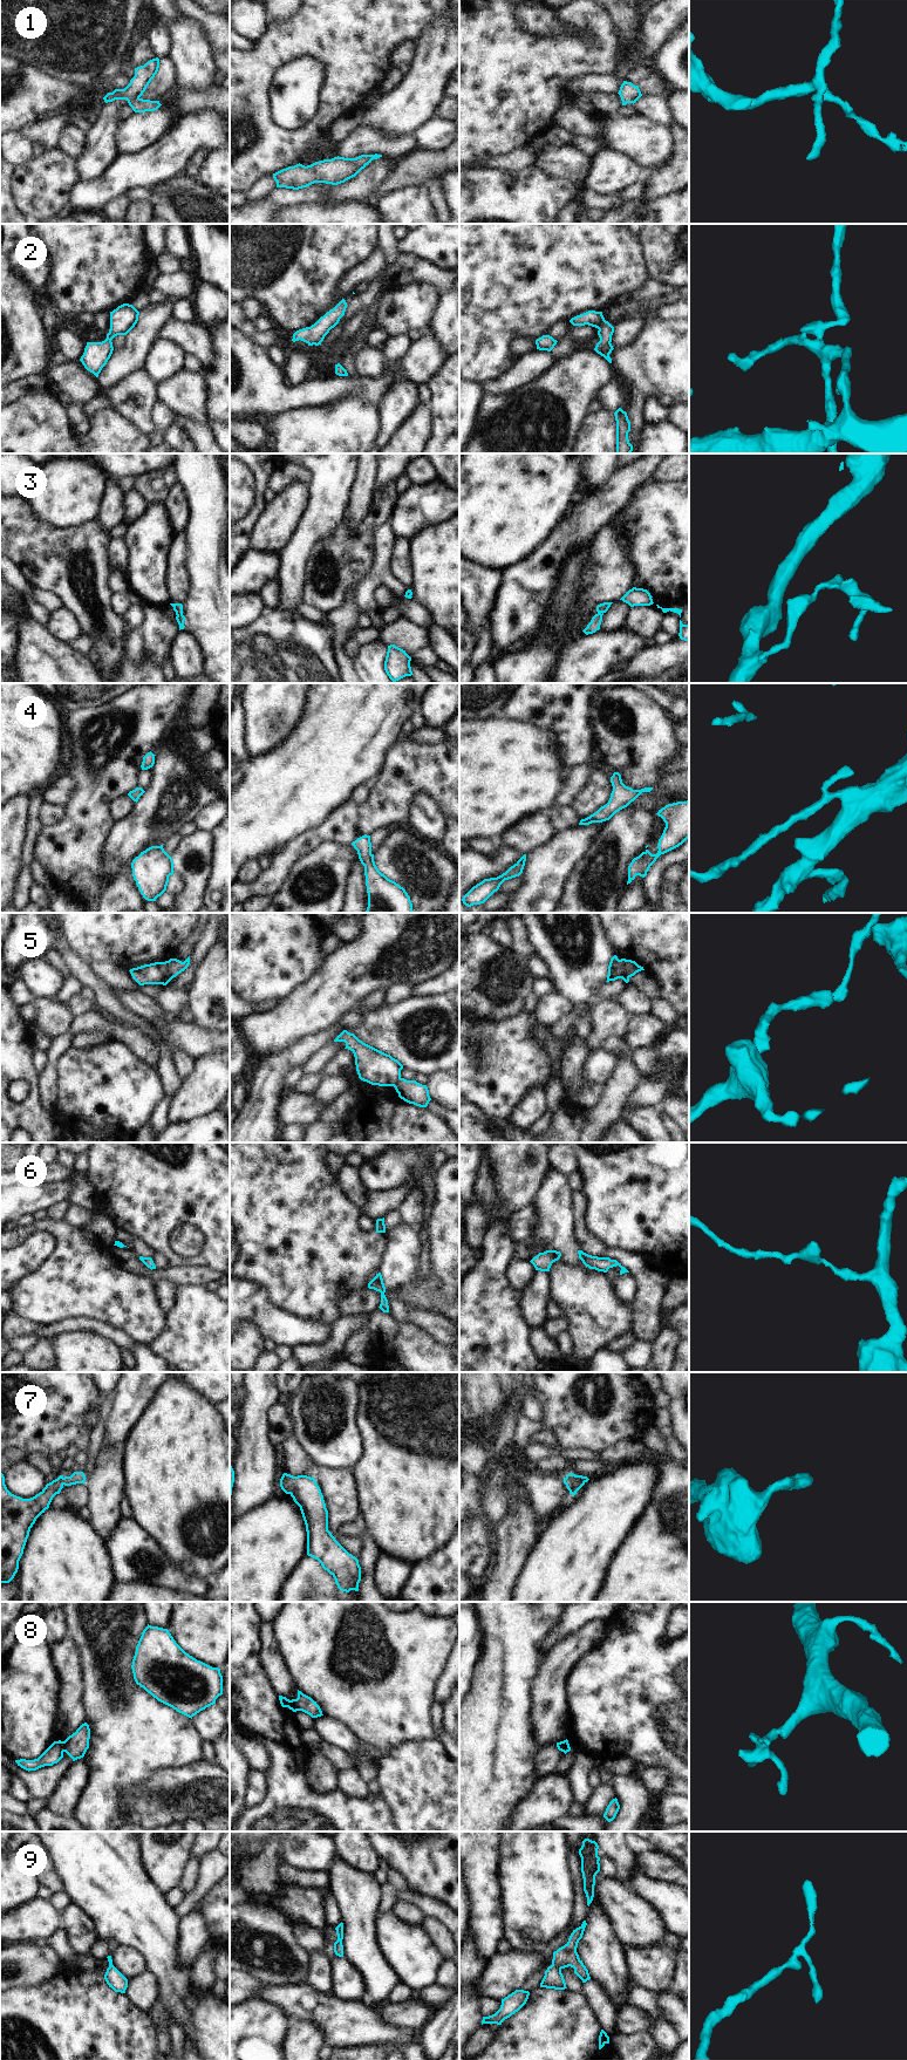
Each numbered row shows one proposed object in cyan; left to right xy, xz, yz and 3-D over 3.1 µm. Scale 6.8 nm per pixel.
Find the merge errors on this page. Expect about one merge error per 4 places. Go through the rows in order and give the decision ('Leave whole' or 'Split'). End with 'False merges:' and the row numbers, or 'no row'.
1: Leave whole
2: Leave whole
3: Leave whole
4: Leave whole
5: Split
6: Leave whole
7: Leave whole
8: Split
9: Leave whole
False merges: 5, 8.

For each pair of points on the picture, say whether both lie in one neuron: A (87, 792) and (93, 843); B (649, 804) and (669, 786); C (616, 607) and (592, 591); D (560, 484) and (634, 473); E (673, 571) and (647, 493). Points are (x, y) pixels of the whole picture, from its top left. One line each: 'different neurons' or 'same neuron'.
A: same neuron
B: same neuron
C: different neurons
D: different neurons
E: same neuron

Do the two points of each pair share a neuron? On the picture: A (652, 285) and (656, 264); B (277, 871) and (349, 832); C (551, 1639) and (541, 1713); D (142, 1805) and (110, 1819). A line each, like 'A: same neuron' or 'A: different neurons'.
A: different neurons
B: same neuron
C: different neurons
D: different neurons

